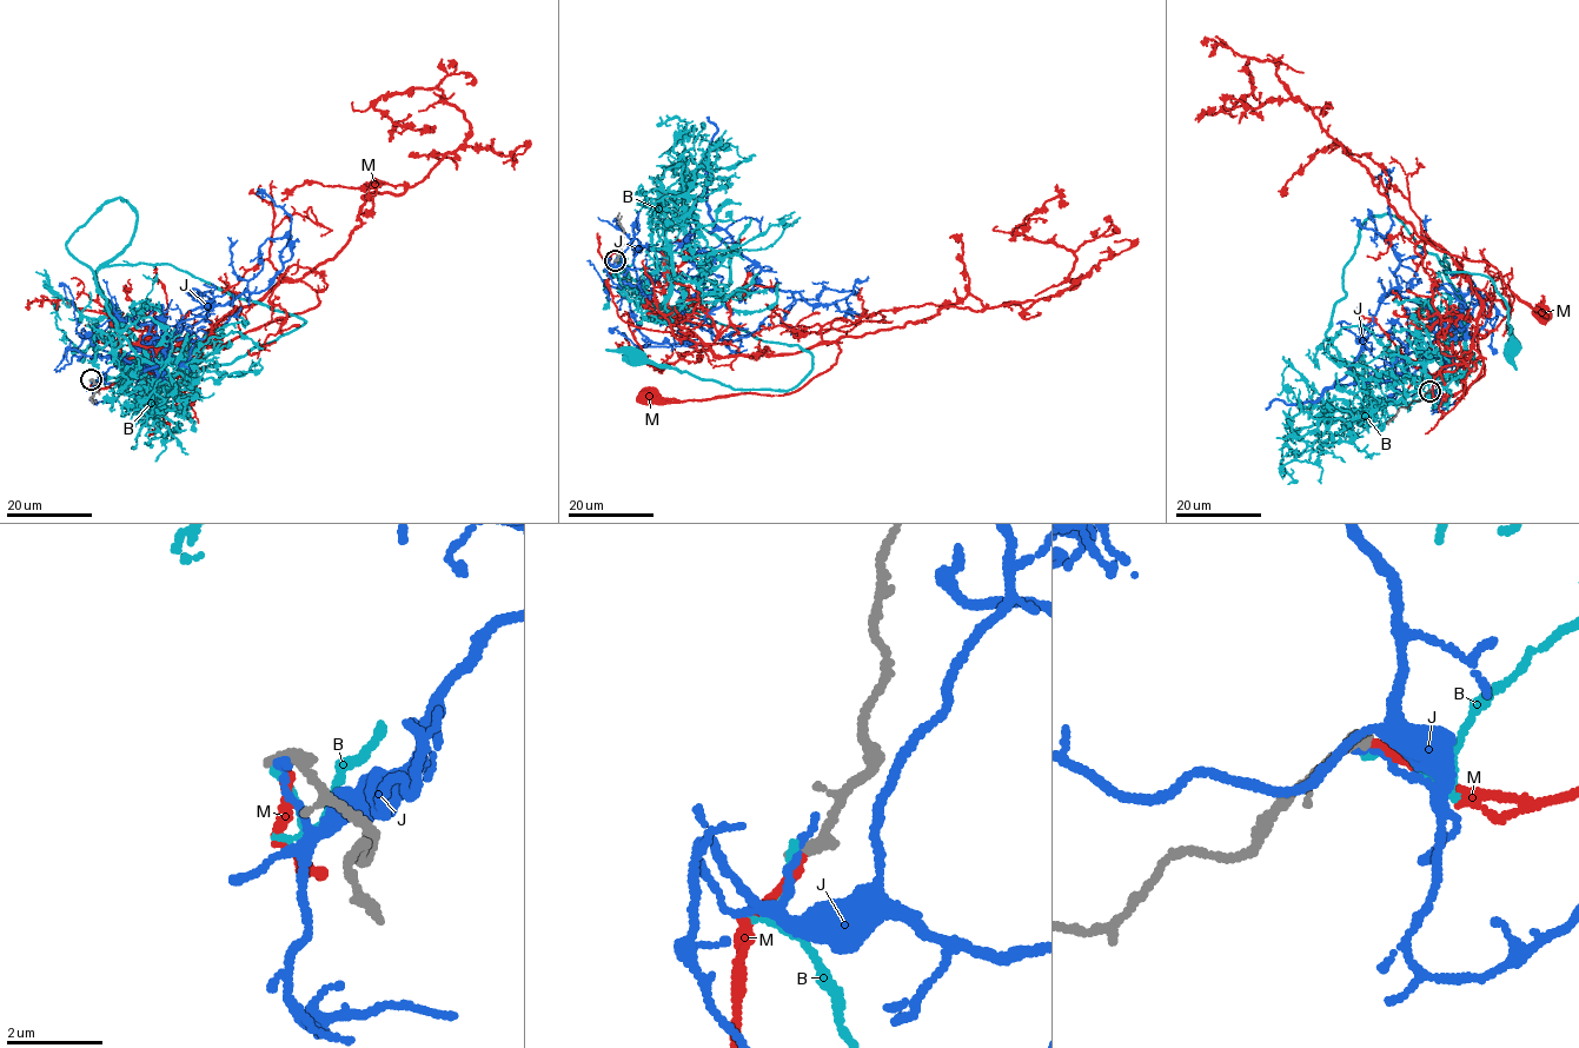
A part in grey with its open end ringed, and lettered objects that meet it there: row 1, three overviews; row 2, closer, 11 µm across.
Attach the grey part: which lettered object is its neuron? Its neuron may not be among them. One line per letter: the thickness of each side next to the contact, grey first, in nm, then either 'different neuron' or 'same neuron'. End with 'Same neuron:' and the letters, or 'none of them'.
B: calibres 320 and 140 nm; different neuron
J: calibres 320 and 150 nm; different neuron
M: calibres 320 and 200 nm; same neuron
Same neuron: M

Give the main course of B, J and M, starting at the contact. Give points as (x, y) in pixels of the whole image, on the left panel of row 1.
B: (91, 380), (154, 366), (104, 294), (107, 266), (170, 264), (306, 322), (229, 364), (130, 367)
J: (91, 379), (164, 336), (170, 347), (153, 370), (161, 367), (186, 314), (269, 286), (291, 218), (265, 196)
M: (91, 379), (95, 391), (183, 363), (278, 284), (302, 280), (319, 302), (218, 345), (163, 352), (151, 342)

